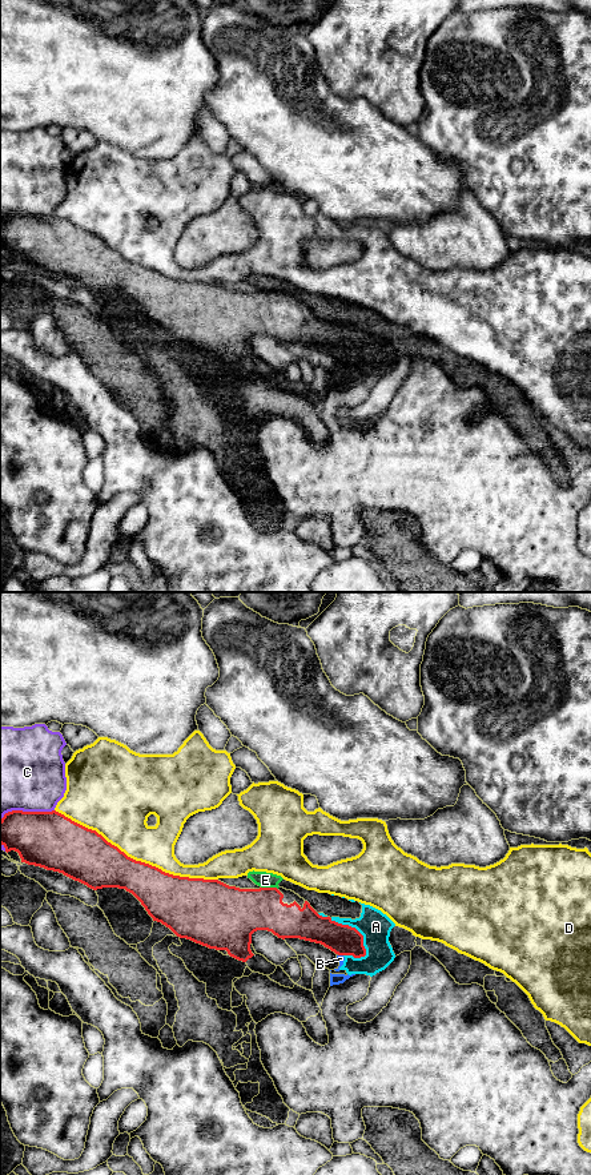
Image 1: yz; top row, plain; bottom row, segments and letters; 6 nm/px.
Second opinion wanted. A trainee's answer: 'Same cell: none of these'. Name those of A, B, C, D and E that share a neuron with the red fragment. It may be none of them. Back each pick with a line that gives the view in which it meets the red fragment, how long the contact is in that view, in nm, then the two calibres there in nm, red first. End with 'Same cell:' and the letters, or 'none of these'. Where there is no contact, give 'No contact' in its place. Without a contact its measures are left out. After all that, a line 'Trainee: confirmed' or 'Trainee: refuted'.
Same cell: none of these
Trainee: confirmed

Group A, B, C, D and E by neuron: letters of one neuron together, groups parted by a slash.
A B E / C / D

